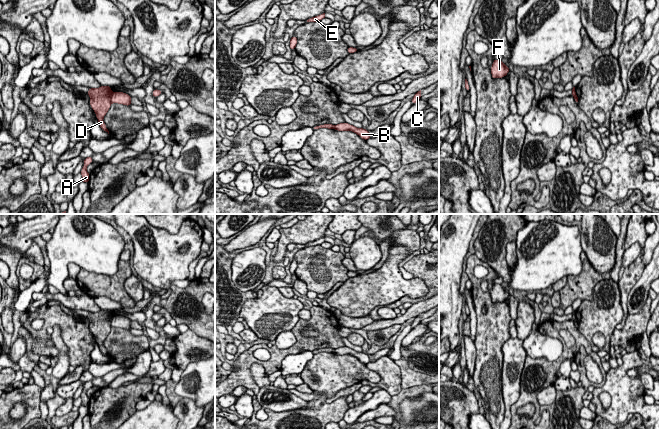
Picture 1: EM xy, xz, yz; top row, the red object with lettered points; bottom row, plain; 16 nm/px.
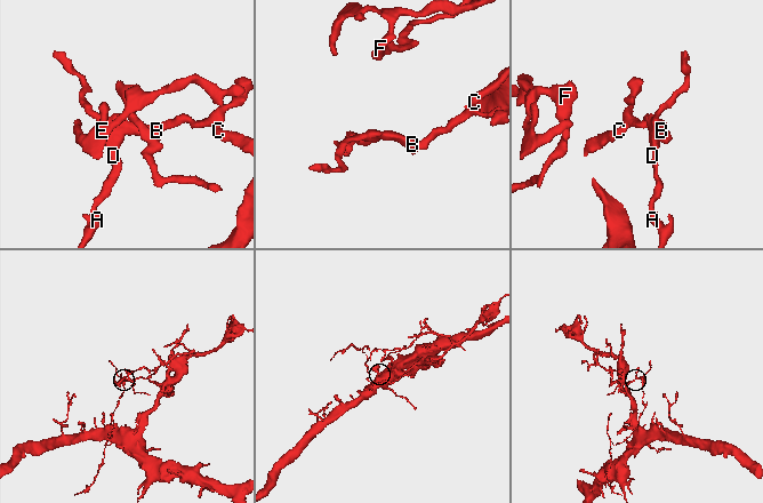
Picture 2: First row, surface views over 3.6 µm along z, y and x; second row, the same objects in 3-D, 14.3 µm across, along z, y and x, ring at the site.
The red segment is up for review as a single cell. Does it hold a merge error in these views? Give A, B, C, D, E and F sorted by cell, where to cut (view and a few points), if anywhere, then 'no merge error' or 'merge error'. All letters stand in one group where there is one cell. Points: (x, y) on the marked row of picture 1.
A D / B C E F | xy (113, 93), (110, 102) | merge error

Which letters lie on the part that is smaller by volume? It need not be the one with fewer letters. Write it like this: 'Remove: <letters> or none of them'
Remove: A, D

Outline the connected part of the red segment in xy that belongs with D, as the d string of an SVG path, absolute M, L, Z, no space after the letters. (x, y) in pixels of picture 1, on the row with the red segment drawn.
M100 86L99 88L89 88L87 94L90 96L90 106L94 110L99 122L99 126L109 134L103 121L104 116L111 106L111 86Z

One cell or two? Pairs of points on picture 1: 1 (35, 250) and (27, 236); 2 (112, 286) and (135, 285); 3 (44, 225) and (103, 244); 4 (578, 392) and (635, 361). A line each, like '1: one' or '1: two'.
1: two
2: two
3: two
4: two

